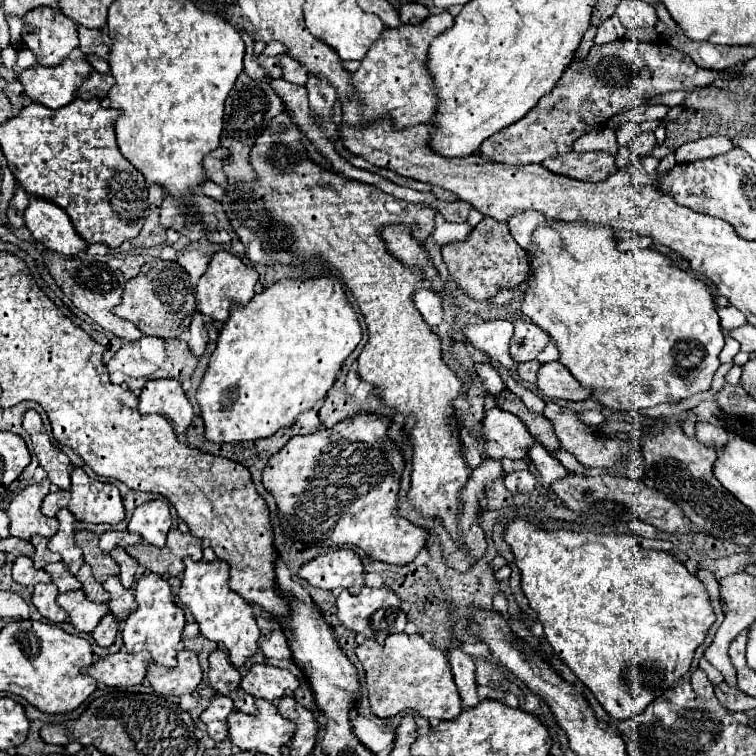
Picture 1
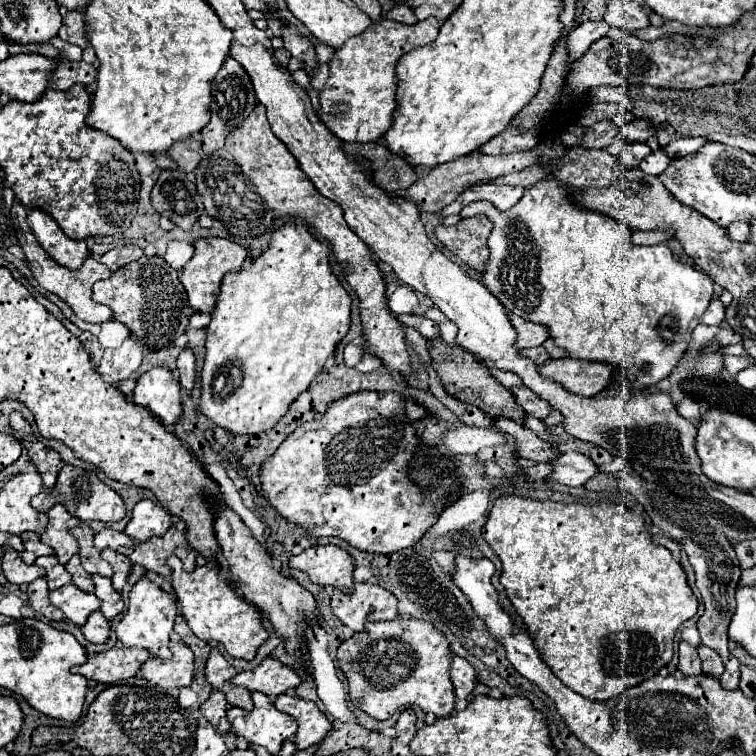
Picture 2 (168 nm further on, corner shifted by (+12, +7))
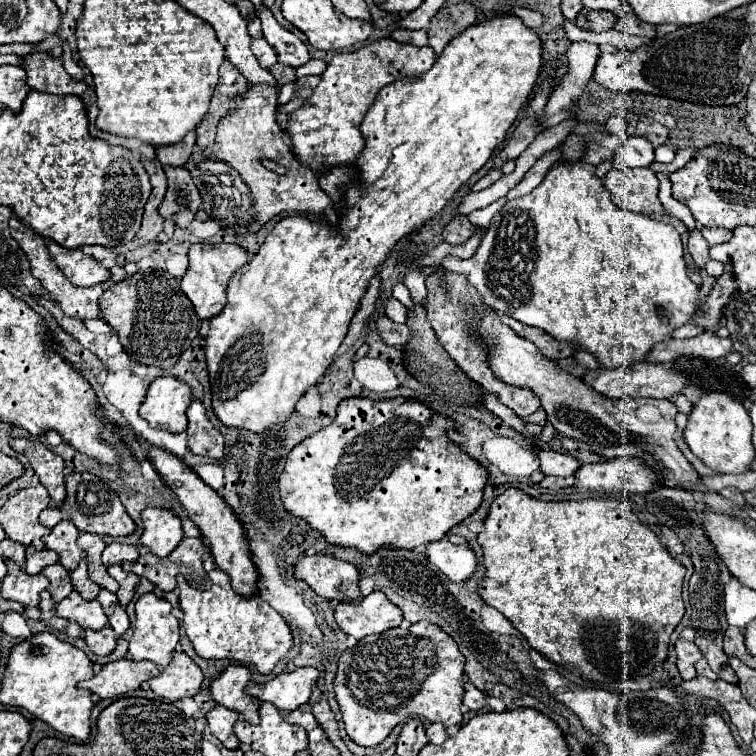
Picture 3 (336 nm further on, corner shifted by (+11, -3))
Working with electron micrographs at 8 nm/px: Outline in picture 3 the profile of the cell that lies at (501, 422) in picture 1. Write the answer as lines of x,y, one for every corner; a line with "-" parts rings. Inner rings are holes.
537,448
537,456
541,460
539,470
545,476
573,476
573,472
581,466
573,456
555,452
551,448

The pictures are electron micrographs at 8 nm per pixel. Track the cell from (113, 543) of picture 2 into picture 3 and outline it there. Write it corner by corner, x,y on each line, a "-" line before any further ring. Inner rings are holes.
111,542
107,544
107,548
103,550
103,564
105,566
113,566
113,564
121,564
121,562
135,562
139,558
139,550
137,546
127,546
127,544
119,544
119,542

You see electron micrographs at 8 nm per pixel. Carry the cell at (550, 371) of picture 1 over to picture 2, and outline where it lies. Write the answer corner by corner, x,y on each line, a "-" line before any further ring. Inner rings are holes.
560,358
560,360
548,360
544,366
540,366
540,374
562,384
566,390
574,394
596,396
614,382
616,370
612,370
612,366
602,362
598,364
574,358

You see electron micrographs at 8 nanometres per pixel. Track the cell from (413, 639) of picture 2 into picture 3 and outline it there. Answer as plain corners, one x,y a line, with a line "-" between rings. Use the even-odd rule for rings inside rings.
421,620
405,628
391,628
381,634
371,634
359,640
353,648
347,648
337,666
335,698
343,712
347,736
361,746
381,744
397,724
405,724
409,718
427,718
429,722
441,722
445,726
461,724
463,704
463,664
465,658
449,634
439,626

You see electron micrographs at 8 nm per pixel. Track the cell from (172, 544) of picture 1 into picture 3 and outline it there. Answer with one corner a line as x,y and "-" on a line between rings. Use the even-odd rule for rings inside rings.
183,538
181,544
165,558
157,558
151,552
141,554
135,564
125,562
123,568
131,570
133,574
147,578
163,592
171,592
177,582
175,576
181,574
187,578
187,582
199,590
207,590
207,572
201,564
201,554
205,546
199,538

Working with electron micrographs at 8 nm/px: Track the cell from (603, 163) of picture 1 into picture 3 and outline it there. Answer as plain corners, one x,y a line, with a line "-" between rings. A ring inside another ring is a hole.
611,168
603,176
603,186
611,194
613,204
627,207
629,210
651,216
671,224
679,234
687,232
687,226
673,218
661,204
659,181
651,168

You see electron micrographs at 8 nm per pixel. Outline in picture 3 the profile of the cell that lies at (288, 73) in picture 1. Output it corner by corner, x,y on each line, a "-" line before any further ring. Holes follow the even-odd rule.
311,59
309,64
304,64
303,66
299,66
297,68
297,78
301,78
301,76
309,76
309,75
321,75
321,72
327,68
327,64
320,59

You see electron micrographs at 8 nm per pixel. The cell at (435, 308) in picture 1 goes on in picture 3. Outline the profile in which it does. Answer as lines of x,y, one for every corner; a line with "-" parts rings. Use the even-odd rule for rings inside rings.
389,298
387,306
385,306
385,314
393,320
393,322
407,322
407,308
397,300
397,298

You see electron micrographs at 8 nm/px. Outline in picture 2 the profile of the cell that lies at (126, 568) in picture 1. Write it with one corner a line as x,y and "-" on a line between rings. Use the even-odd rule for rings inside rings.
106,548
106,550
102,552
102,558
104,558
108,564
112,564
112,568
114,568
112,584
114,584
114,588
116,588
118,592
122,592
122,588
124,588
128,576
130,576
130,568
132,568
130,560
128,560
126,556
110,550
110,548

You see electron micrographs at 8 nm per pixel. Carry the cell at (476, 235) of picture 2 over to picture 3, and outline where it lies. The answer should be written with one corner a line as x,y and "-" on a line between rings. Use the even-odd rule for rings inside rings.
455,216
443,230
443,240
447,244
463,244
479,230
467,220
467,216

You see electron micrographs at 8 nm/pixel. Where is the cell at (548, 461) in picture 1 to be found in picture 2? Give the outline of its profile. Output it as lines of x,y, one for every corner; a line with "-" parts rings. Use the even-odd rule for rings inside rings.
566,452
560,454
554,462
552,480
566,484
566,486
584,486
594,474
598,474
598,466
592,458
580,452

